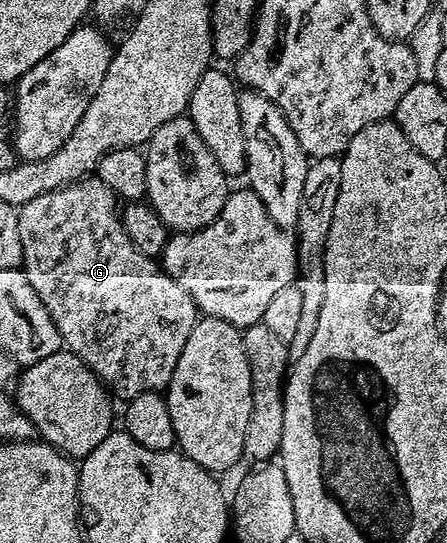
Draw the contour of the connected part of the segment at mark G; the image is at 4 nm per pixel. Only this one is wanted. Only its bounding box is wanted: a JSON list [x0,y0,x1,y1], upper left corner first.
[18,176,200,400]

